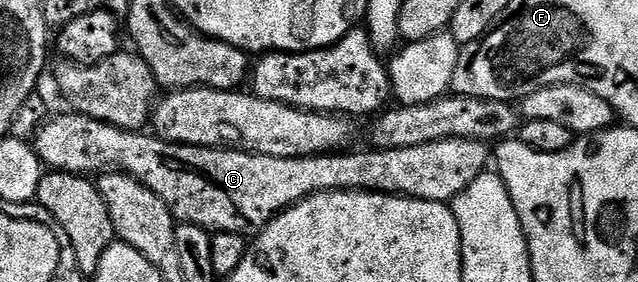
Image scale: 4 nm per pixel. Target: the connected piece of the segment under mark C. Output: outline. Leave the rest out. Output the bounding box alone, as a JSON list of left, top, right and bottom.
[34,132,490,234]

